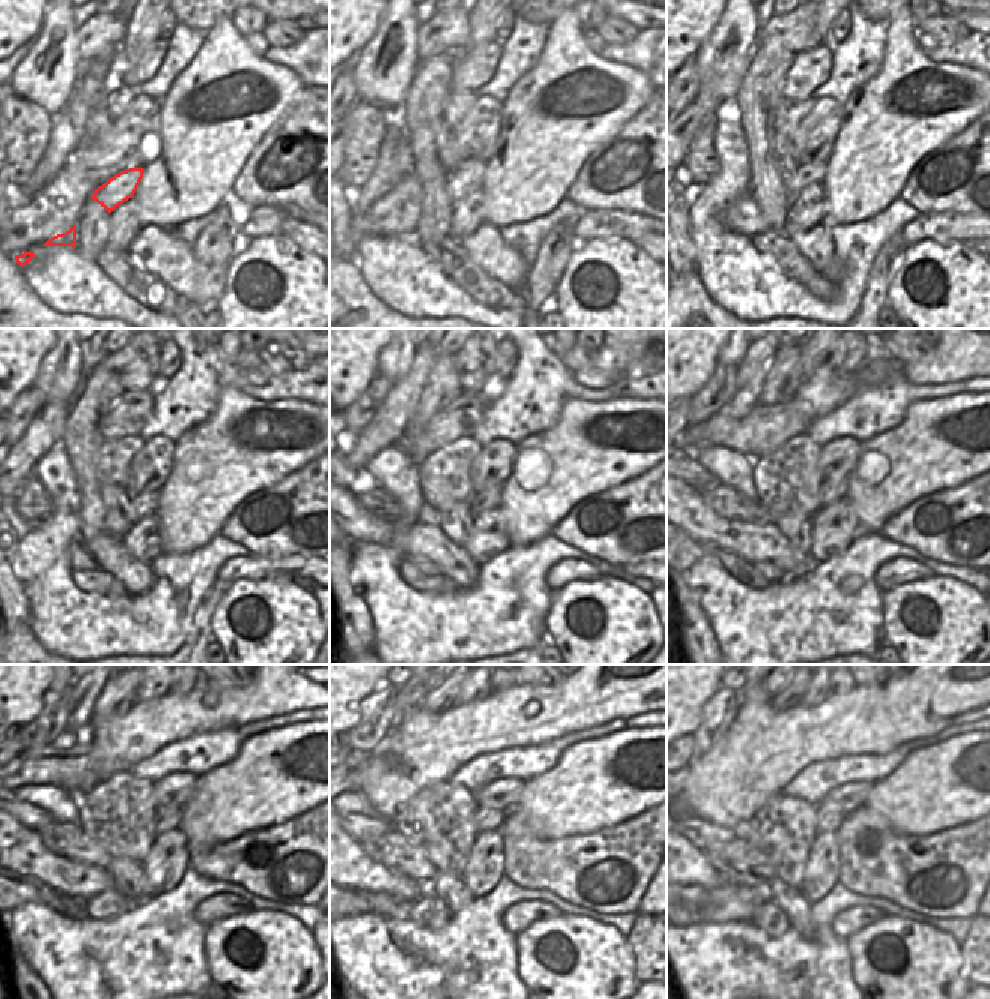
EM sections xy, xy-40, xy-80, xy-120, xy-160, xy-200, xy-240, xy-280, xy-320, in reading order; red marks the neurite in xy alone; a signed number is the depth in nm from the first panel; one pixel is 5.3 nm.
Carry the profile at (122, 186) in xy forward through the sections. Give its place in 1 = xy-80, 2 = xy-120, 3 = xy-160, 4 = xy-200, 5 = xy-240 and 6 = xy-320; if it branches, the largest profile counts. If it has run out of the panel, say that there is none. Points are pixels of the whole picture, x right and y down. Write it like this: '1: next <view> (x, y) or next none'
1: next xy-80 (815, 171)
2: next xy-120 (144, 504)
3: next xy-160 (488, 498)
4: next xy-200 (831, 491)
5: next xy-240 (168, 819)
6: next xy-320 (830, 816)

